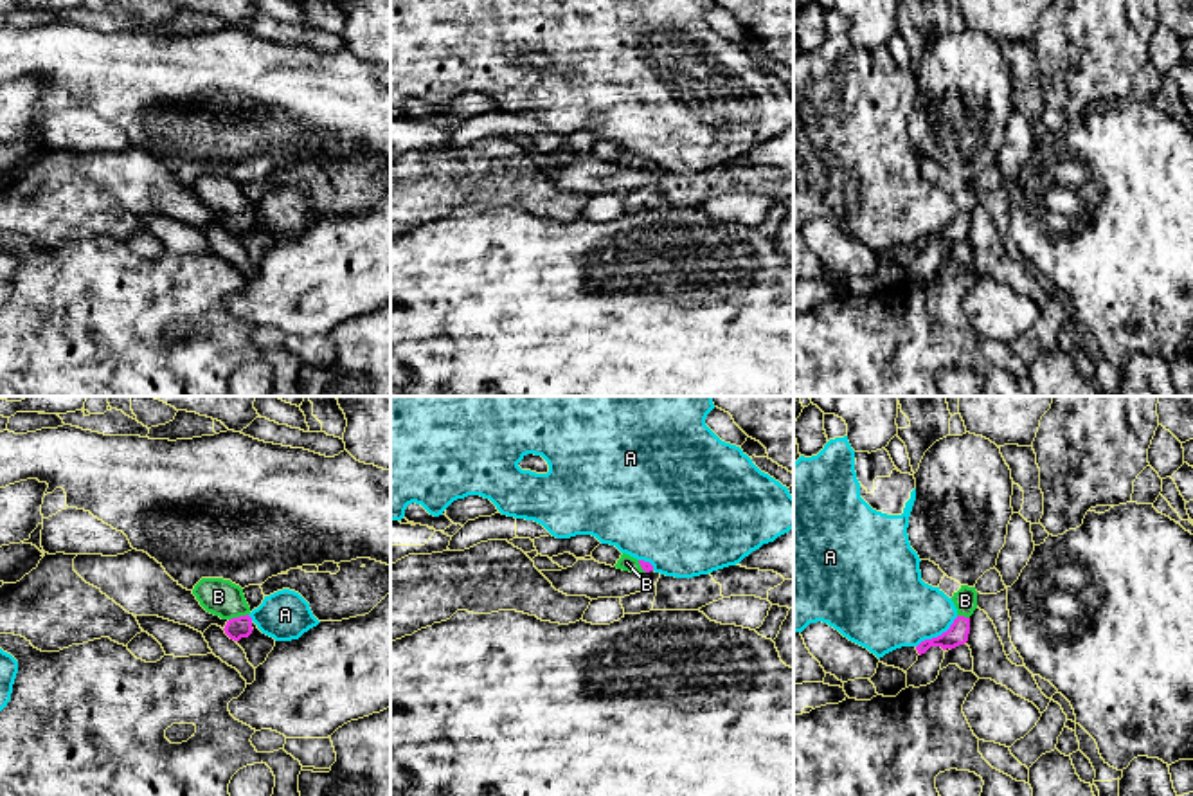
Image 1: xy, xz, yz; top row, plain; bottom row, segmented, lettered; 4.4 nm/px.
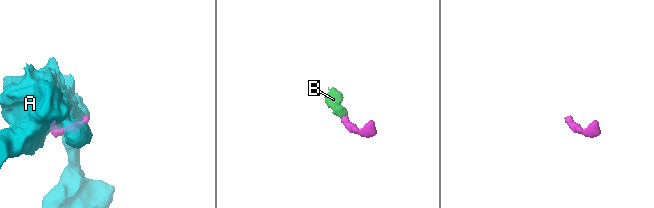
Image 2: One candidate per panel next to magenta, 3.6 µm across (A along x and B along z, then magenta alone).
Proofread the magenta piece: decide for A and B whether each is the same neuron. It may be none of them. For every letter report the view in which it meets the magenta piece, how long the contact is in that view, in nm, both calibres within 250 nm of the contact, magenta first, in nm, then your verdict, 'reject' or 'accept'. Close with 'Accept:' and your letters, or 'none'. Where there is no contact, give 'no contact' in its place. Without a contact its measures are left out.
A: meets magenta in yz; contact 240 nm long; 100 nm thick on the magenta side, 360 nm on the other; reject
B: meets magenta in xy; contact 90 nm long; 100 nm thick on the magenta side, 160 nm on the other; accept
Accept: B

